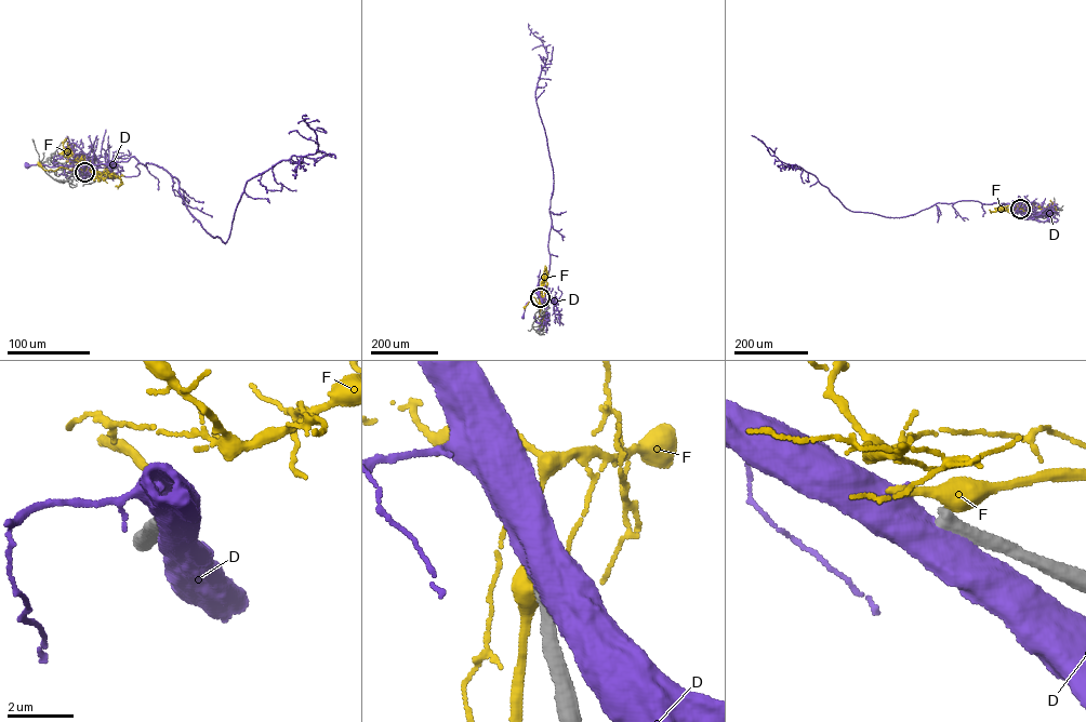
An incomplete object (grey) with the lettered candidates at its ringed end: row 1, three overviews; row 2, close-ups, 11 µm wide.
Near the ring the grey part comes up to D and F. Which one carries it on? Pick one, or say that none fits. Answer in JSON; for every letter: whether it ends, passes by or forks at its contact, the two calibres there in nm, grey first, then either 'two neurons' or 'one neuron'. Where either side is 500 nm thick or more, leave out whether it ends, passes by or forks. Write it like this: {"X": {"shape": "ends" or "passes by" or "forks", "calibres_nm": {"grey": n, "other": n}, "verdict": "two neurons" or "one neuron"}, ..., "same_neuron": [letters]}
{"D": {"calibres_nm": {"grey": 550, "other": 750}, "verdict": "two neurons"}, "F": {"calibres_nm": {"grey": 460, "other": 500}, "verdict": "two neurons"}, "same_neuron": []}

